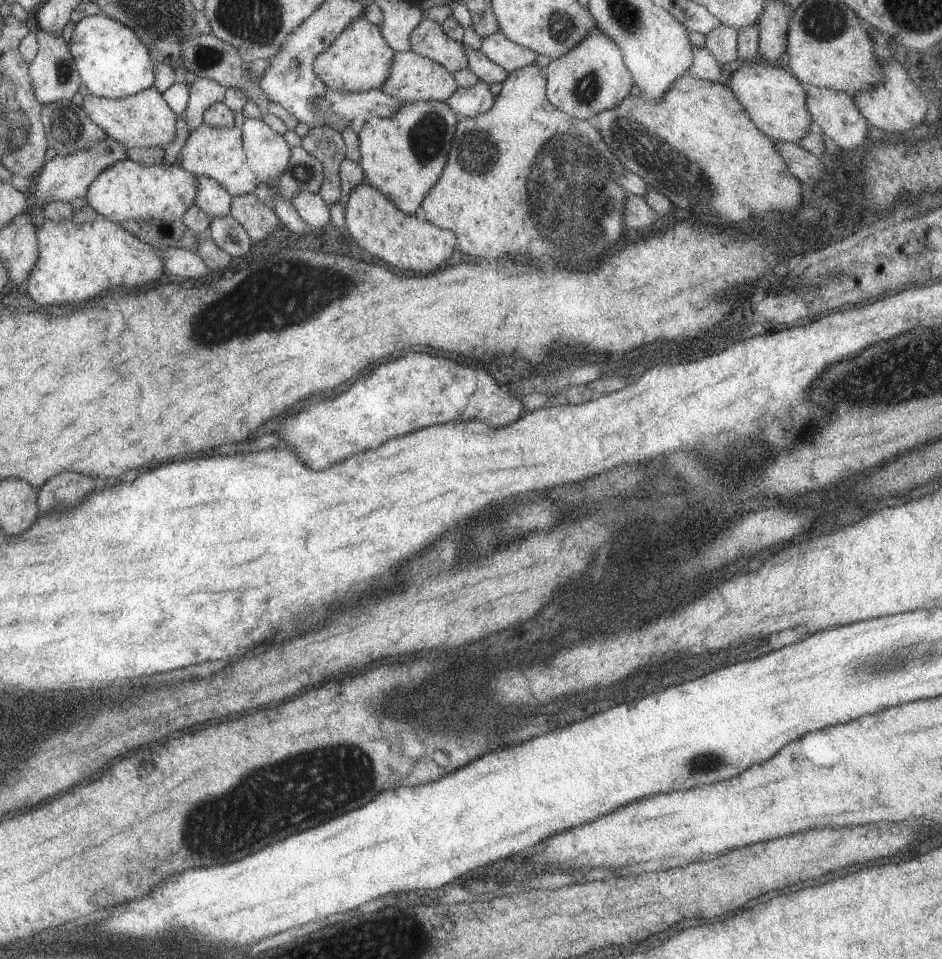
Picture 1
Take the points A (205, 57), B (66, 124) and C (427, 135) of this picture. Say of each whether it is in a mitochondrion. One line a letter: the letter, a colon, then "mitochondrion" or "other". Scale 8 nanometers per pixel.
A: mitochondrion
B: mitochondrion
C: mitochondrion

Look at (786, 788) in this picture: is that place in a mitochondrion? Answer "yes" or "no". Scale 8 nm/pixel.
no

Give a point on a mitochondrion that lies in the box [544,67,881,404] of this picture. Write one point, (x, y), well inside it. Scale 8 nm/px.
(684, 176)

